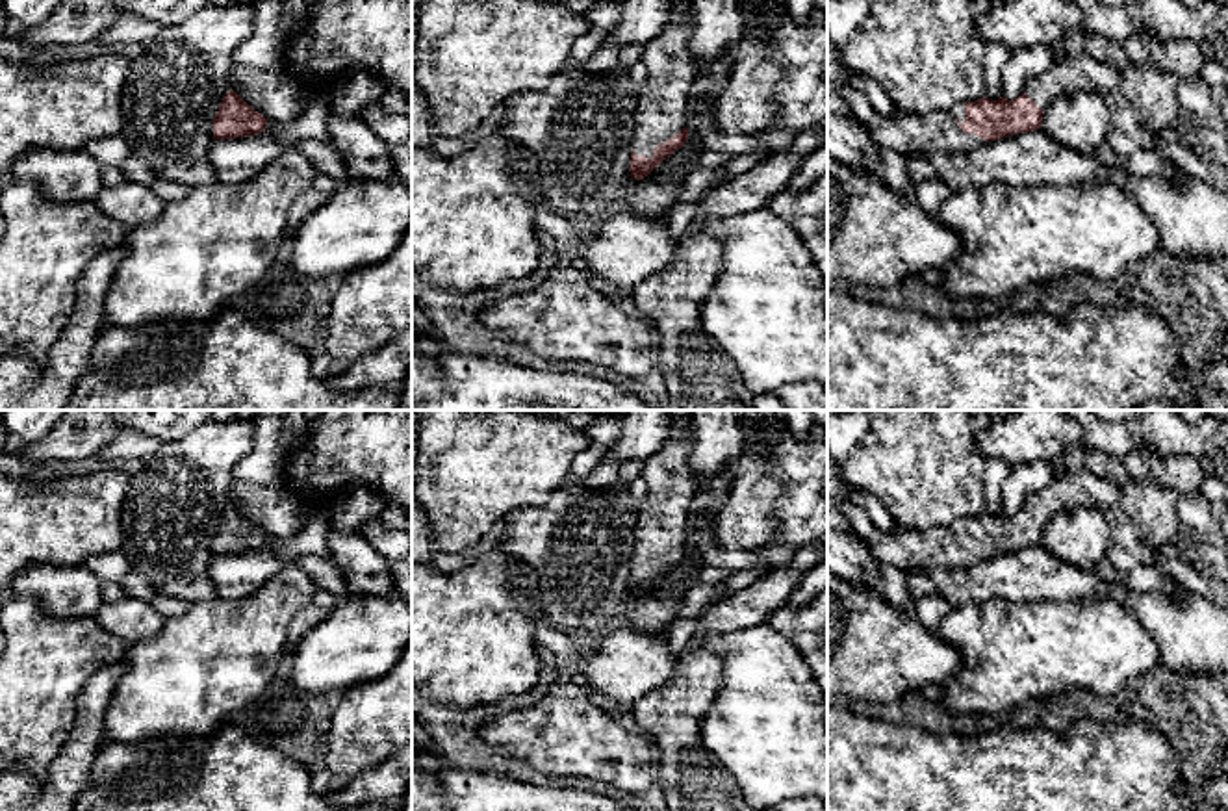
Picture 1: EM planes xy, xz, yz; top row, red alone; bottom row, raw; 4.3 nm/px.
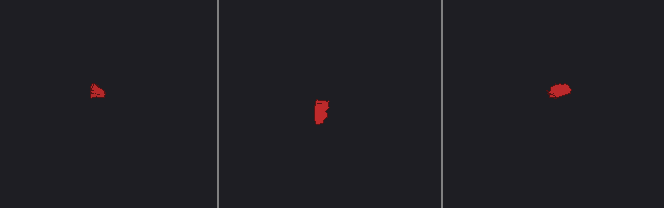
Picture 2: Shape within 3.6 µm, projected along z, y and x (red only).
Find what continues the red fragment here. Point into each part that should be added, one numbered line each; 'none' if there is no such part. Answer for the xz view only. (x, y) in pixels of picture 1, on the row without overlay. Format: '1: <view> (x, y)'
1: xz (666, 516)

